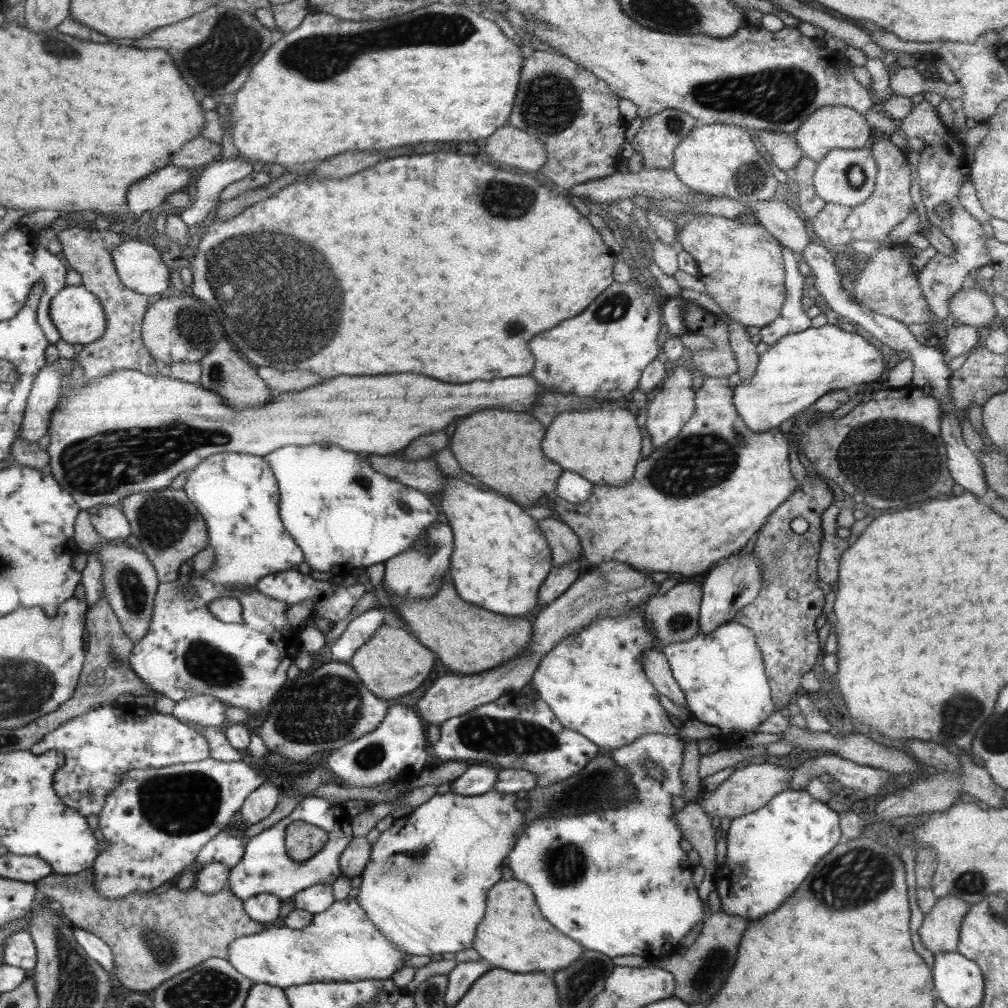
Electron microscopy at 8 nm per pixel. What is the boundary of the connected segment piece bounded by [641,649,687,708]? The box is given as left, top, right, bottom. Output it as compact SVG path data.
M646 649L641 656L643 656L641 663L645 675L659 694L664 694L672 702L687 708L684 693L675 681L663 651Z

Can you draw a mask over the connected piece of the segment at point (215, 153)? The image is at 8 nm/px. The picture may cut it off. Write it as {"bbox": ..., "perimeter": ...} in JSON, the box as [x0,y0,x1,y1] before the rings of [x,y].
{"bbox":[168,135,222,168],"perimeter":[[[202,135],[190,139],[178,152],[175,152],[168,165],[178,168],[196,168],[210,164],[222,157],[220,143],[212,142]]]}

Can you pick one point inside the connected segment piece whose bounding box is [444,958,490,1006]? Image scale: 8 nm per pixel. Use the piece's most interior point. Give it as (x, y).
(463, 975)

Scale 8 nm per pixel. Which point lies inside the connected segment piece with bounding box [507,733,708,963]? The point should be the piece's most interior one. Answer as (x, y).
(618, 882)

